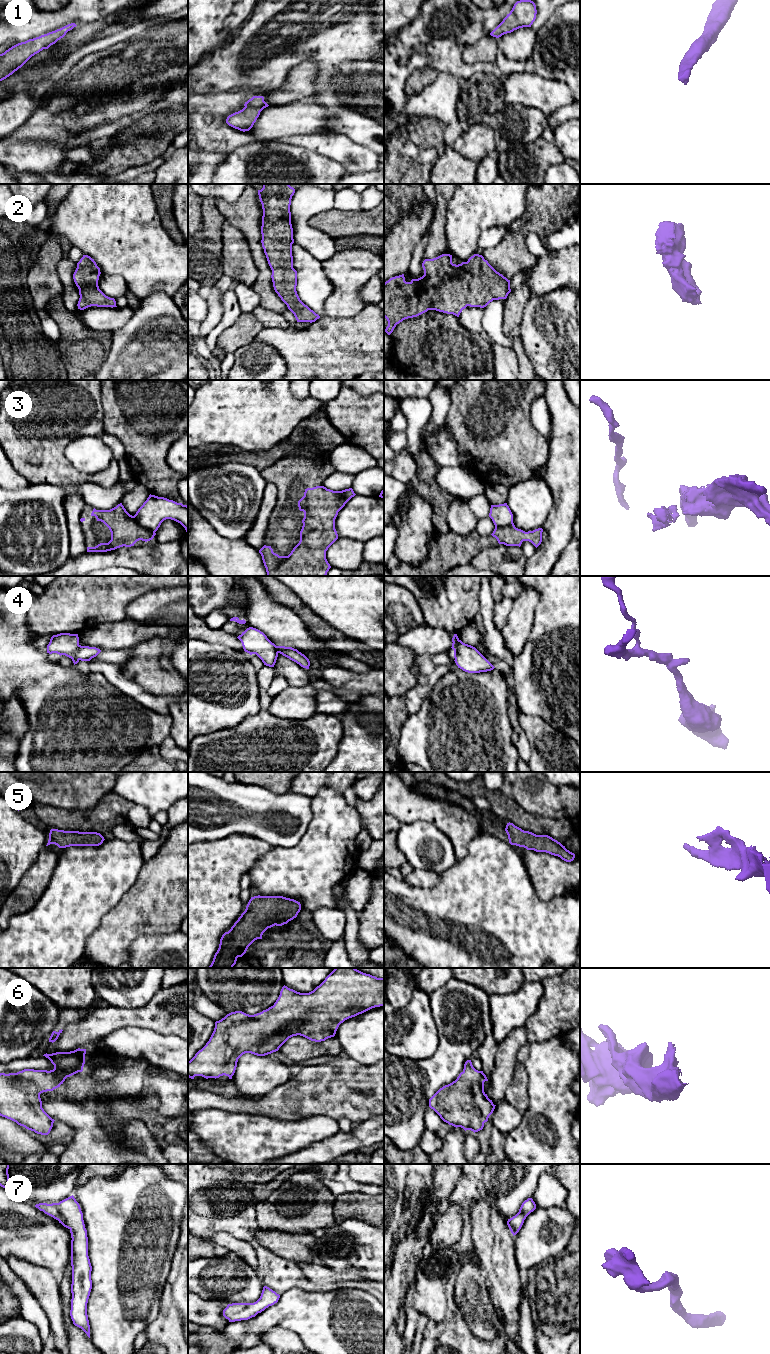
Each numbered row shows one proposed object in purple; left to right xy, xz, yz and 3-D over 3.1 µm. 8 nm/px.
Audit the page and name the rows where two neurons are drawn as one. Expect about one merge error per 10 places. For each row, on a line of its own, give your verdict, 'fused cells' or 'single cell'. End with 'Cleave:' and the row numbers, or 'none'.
1: single cell
2: single cell
3: fused cells
4: single cell
5: single cell
6: single cell
7: single cell
Cleave: 3

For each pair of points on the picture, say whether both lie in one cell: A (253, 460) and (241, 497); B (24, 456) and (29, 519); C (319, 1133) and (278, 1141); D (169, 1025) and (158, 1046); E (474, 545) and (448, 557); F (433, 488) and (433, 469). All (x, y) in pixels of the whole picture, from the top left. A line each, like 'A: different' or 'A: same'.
A: different
B: different
C: same
D: different
E: same
F: same

